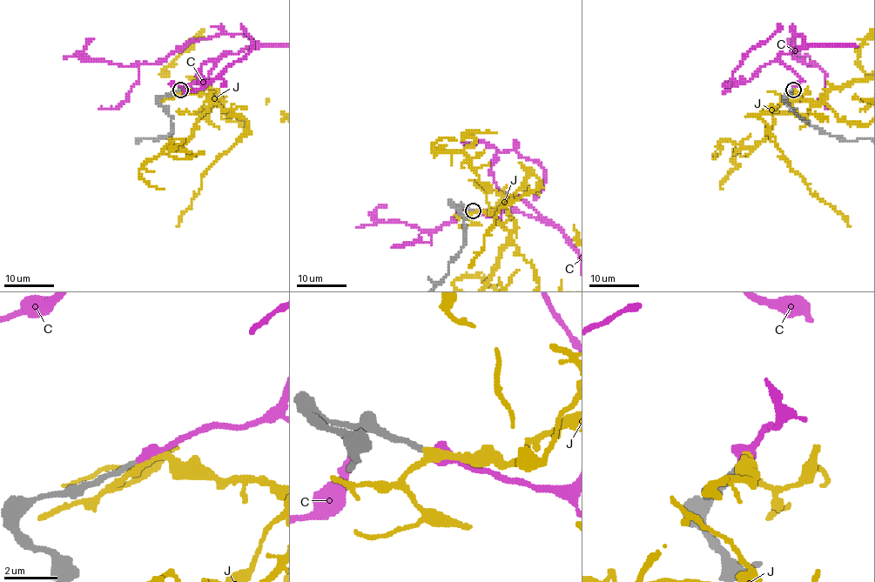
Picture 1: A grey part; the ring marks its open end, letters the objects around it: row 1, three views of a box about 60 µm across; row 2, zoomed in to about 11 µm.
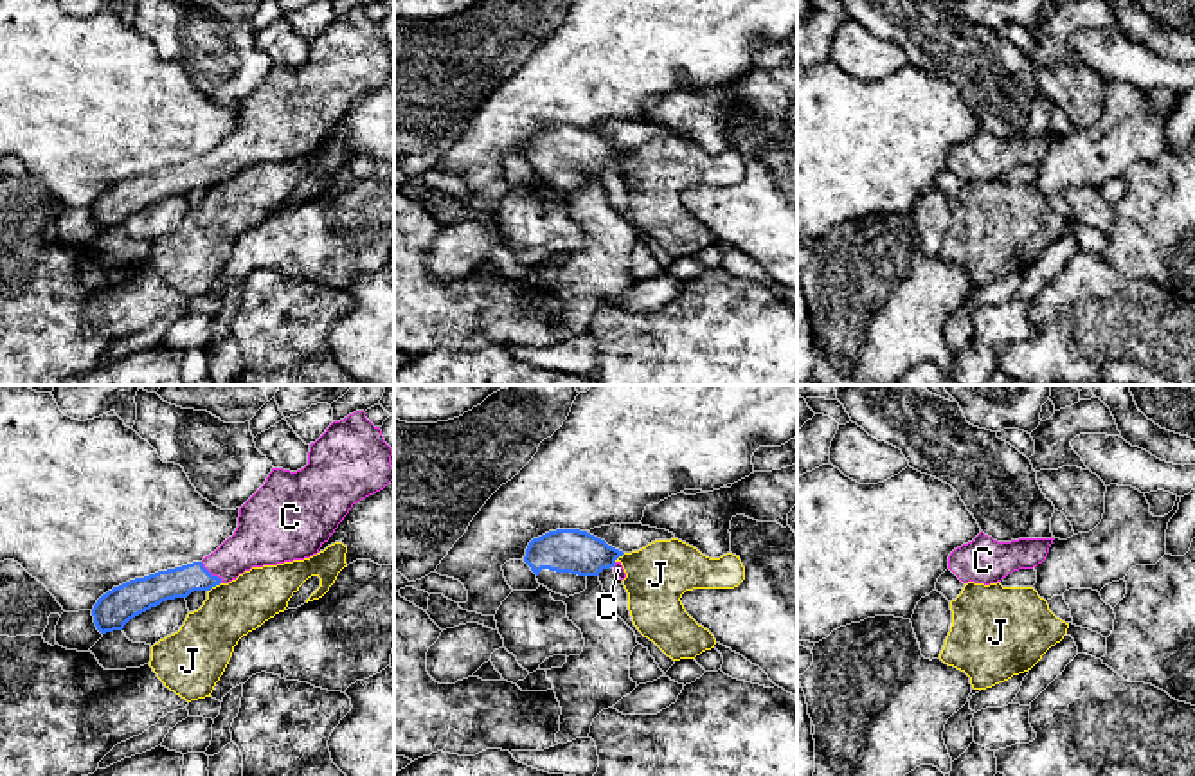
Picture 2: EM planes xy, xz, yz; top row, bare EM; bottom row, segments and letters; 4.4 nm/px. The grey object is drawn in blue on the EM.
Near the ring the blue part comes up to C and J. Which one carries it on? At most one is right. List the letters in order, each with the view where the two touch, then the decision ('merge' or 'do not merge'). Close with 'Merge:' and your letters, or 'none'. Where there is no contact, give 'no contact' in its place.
C: meets blue in xy; merge
J: meets blue in xy; do not merge
Merge: C

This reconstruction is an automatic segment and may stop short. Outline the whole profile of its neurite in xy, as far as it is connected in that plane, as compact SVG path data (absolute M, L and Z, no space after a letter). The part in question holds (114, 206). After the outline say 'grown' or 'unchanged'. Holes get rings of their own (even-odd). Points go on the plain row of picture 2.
M364 7L333 18L310 41L304 65L297 68L272 65L265 81L239 104L234 131L214 149L202 158L130 176L103 191L92 205L97 227L101 230L122 227L130 216L162 198L187 194L194 187L211 187L252 164L277 162L317 151L356 99L383 86L394 76L391 52L392 45L385 40L380 23L374 23Z; grown

